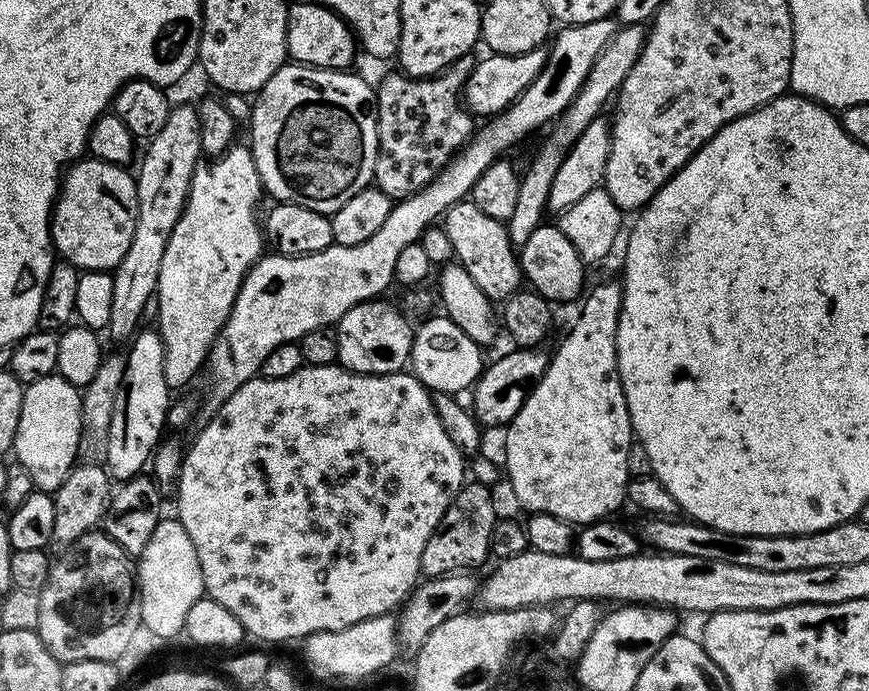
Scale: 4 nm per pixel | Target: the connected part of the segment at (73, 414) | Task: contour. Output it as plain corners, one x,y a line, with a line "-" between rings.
59,374
38,378
38,382
25,387
14,456
30,474
33,489
56,493
77,463
76,451
82,426
81,395
81,389
63,380

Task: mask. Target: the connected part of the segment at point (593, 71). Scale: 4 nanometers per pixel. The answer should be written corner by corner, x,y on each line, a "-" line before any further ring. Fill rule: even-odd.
625,24
617,27
610,42
606,42
602,54
598,54
598,58
594,60
594,66
590,66
590,74
586,74
586,82
582,82
578,94
551,125
552,133
541,142
540,149
533,154
528,169
523,169
520,178
518,202
514,202
514,215
516,220
520,220
520,236
516,236
516,240
526,242
524,236
530,238
530,234
534,234
534,230
540,227
546,216
550,198
550,182
554,182
554,174
558,174
558,166
562,166
574,142
578,142
582,130
586,130
586,126
590,126
590,122
594,122
594,118
605,111
604,107
607,104
609,107
610,101
620,91
626,74
630,74
634,62
638,62
638,54
642,54
642,46
647,37
648,28
645,25

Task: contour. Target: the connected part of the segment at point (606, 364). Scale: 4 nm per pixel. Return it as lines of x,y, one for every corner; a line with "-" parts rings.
619,283
600,284
592,293
590,292
583,297
585,300
584,305
580,308
580,317
573,322
572,329
564,336
564,341
557,346
556,353
554,351
551,353
546,374
542,374
540,381
532,387
532,392
526,398
526,402
522,402
522,410
518,410
518,414
514,414
514,418
507,424
506,462
502,467
506,473
506,480
508,478
512,483
512,492
516,495
517,502
525,508
525,513
545,512
559,520
566,520
573,526
595,524
597,520
611,517
616,514
612,512
619,510
620,503
622,505
625,503
630,479
628,459
634,443
632,419
626,406
626,394
622,390
622,382
618,374
618,358
616,357
616,335
618,334
620,310
624,307
624,294

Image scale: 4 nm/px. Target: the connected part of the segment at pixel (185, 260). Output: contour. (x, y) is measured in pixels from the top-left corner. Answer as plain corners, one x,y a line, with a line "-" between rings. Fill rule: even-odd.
233,146
223,156
197,164
194,170
184,212
170,234
170,242
166,242
166,254
162,254
162,270
158,270
154,297
156,316
160,319
160,341
164,344
164,377
169,389
184,388
199,372
201,375
208,351
234,306
234,298
238,298
244,276
265,251
266,236
261,221
260,224
256,221
260,196
262,185
251,147

